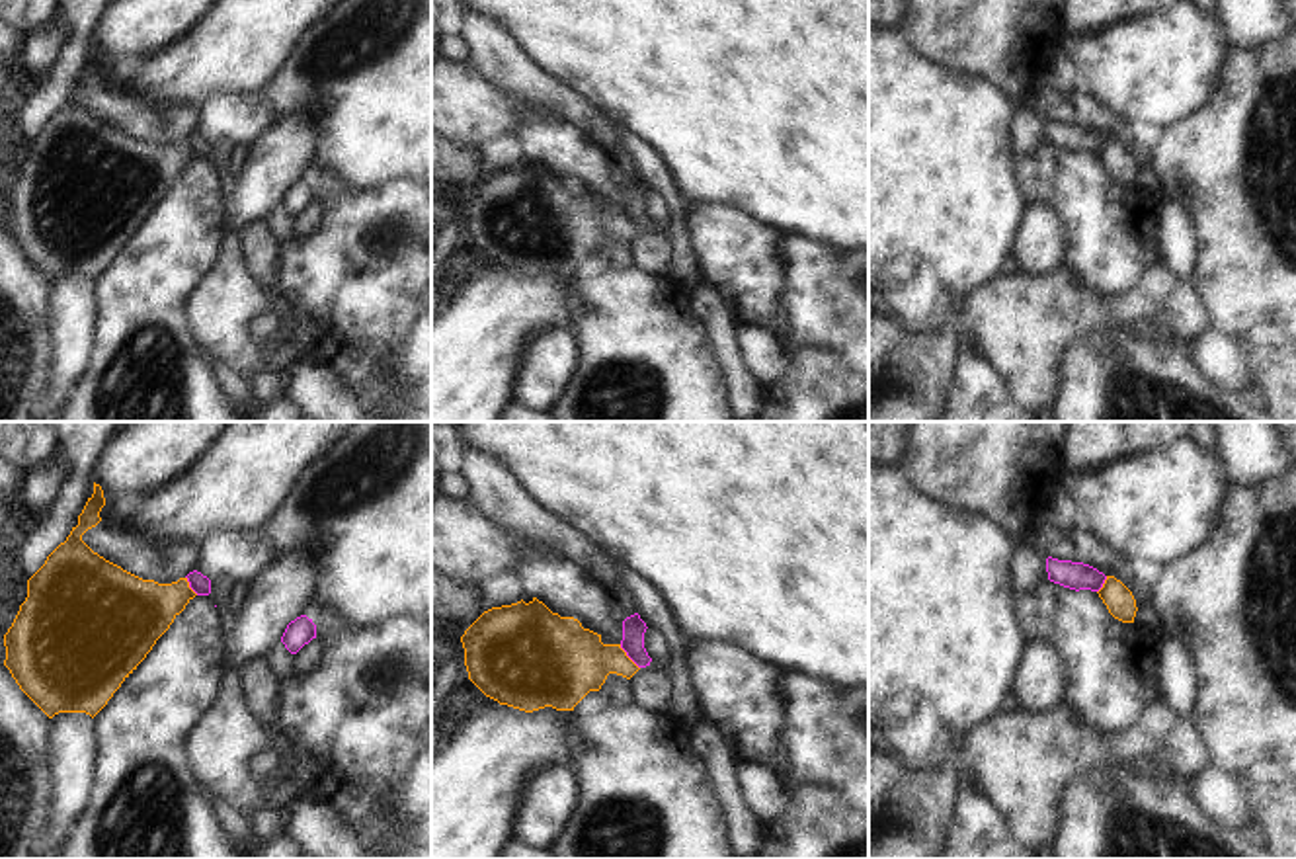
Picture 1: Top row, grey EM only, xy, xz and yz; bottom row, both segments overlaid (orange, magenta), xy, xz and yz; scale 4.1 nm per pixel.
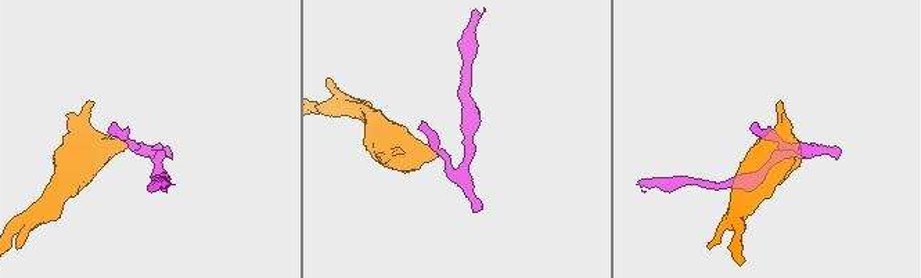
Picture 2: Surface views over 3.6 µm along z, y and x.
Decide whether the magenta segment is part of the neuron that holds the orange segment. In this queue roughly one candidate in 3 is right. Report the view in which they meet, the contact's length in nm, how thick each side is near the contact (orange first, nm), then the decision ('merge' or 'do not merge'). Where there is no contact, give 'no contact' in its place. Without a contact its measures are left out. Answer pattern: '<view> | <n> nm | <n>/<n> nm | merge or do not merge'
xz | 130 nm | 300/100 nm | do not merge

